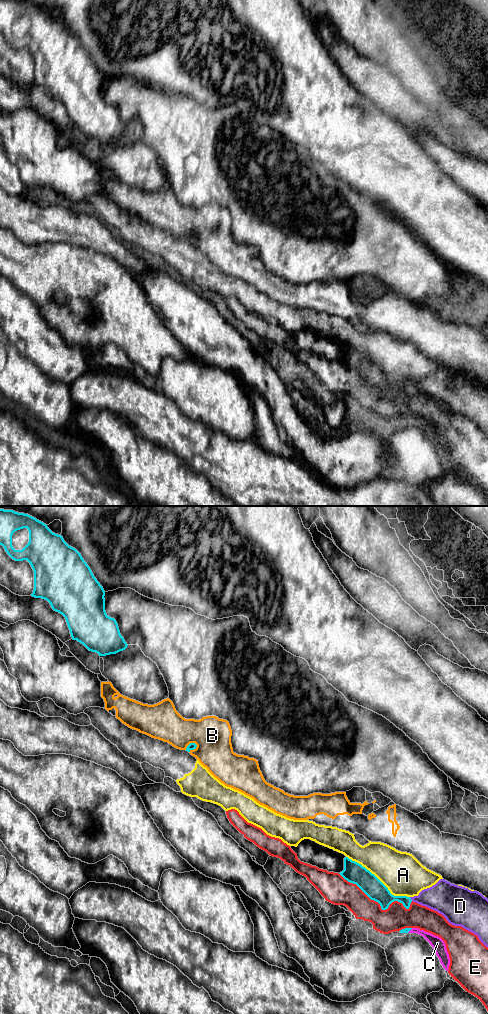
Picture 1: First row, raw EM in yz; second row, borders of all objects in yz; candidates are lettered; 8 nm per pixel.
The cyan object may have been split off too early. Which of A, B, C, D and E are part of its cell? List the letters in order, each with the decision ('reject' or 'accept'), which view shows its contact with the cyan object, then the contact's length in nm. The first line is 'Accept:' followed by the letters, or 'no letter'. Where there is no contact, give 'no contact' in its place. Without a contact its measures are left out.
Accept: C
A: reject | yz | 600 nm
B: reject | yz | 110 nm
C: accept | yz | 60 nm
D: reject | yz | 40 nm
E: reject | yz | 650 nm

